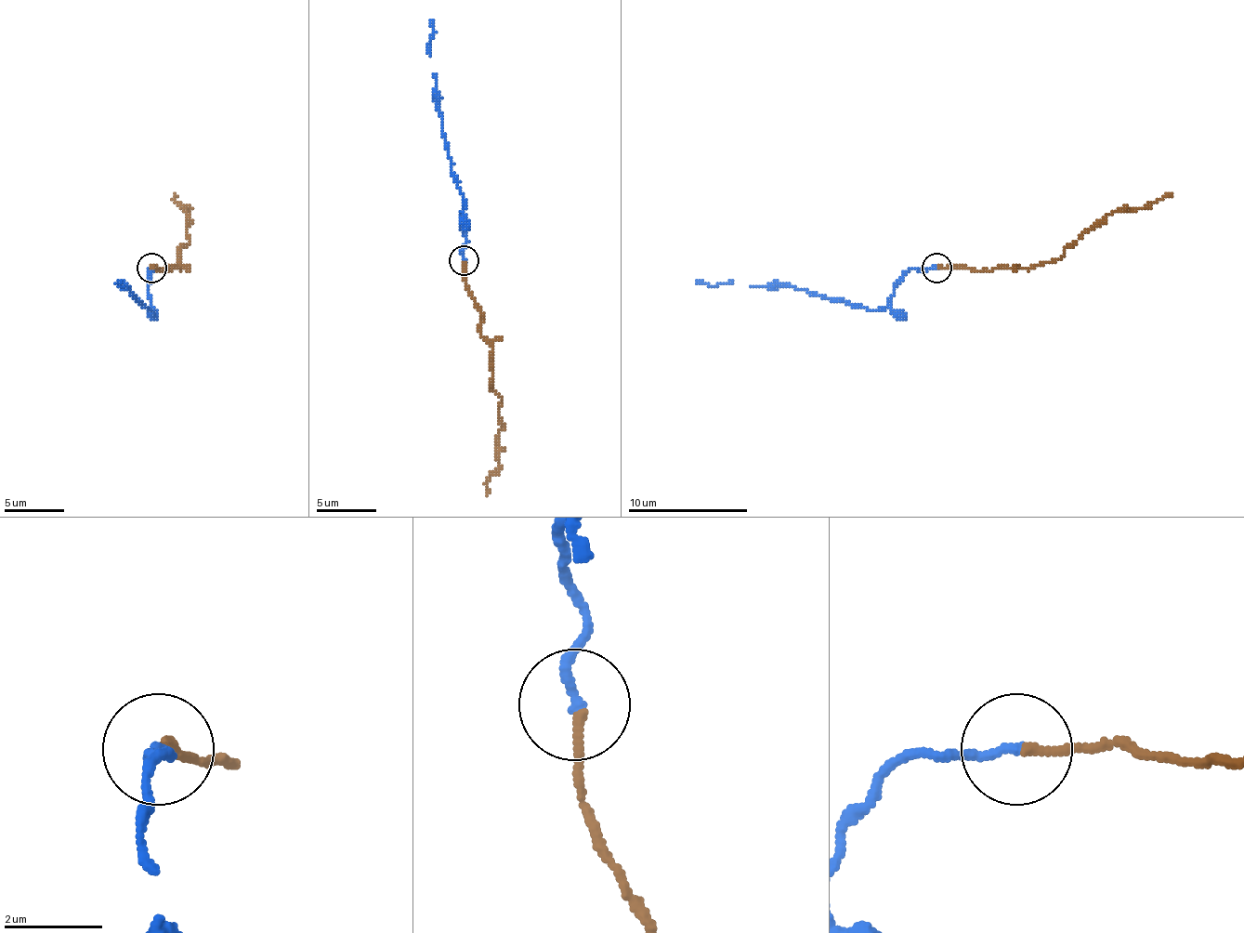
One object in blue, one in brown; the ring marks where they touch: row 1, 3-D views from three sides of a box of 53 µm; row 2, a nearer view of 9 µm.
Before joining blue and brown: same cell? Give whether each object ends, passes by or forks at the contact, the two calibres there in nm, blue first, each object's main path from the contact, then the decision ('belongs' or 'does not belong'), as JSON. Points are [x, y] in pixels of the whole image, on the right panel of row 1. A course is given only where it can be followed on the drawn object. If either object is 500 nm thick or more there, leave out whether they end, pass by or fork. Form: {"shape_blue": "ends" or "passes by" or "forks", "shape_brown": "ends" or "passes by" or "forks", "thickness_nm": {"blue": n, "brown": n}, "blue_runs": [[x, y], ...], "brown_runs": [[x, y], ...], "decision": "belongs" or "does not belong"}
{"shape_blue": "ends", "shape_brown": "ends", "thickness_nm": {"blue": 190, "brown": 180}, "blue_runs": [[936, 269], [911, 269], [882, 310], [852, 307], [845, 301], [792, 286], [708, 286], [696, 280]], "brown_runs": [[938, 269], [989, 271], [1034, 269], [1055, 262], [1064, 250], [1106, 217], [1124, 208], [1145, 208], [1171, 193]], "decision": "belongs"}

